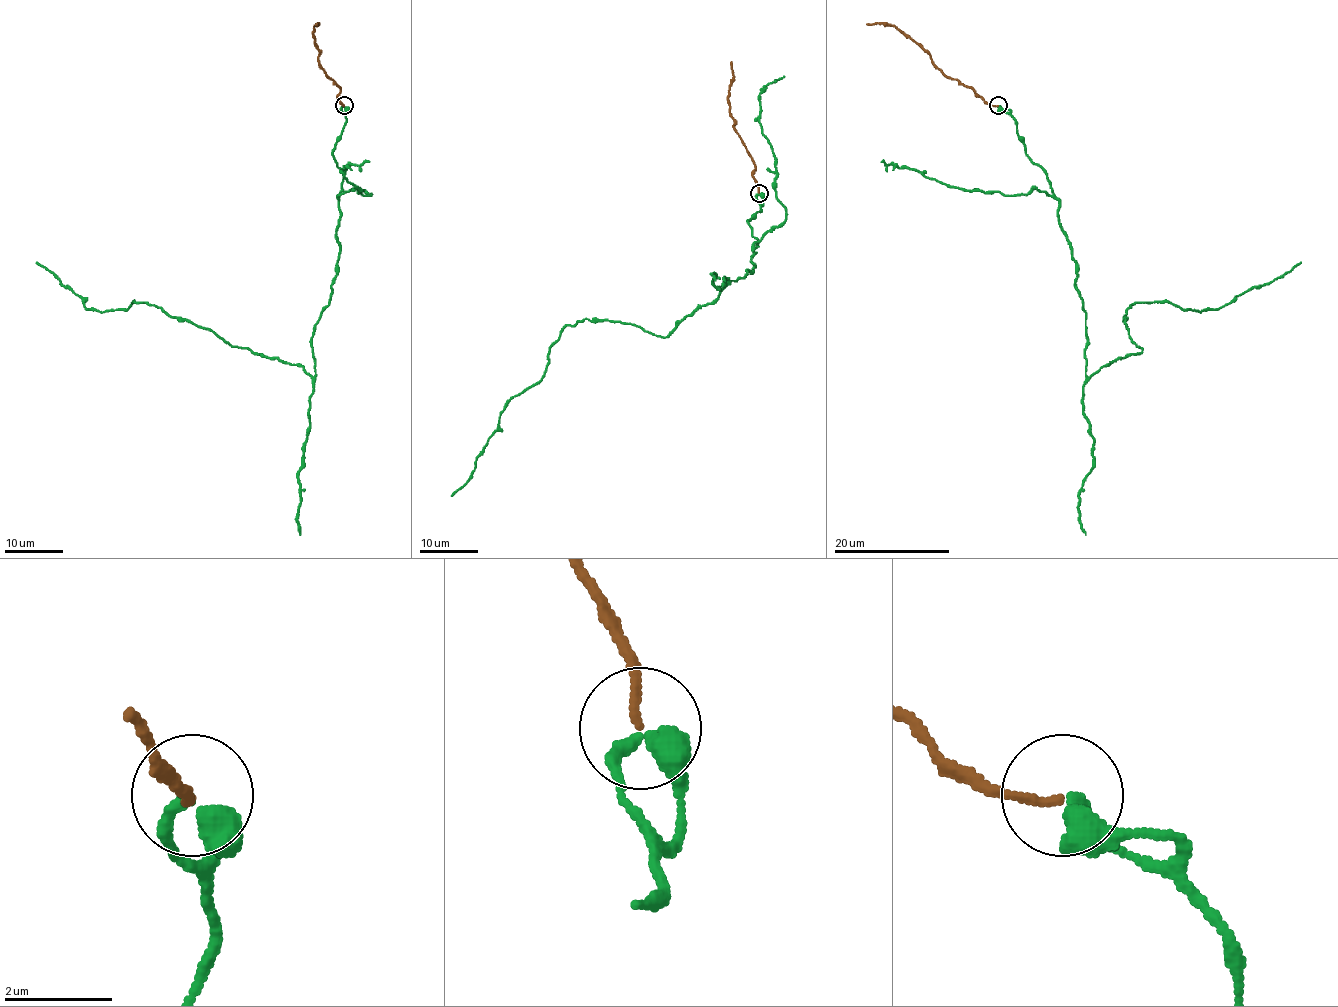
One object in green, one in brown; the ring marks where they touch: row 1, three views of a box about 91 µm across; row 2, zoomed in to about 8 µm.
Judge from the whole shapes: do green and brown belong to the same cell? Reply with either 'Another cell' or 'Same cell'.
Same cell

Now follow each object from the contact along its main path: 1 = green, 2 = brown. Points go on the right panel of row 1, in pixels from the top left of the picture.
1: (999, 106), (1058, 201), (1086, 313), (1089, 377), (1142, 351), (1125, 323), (1131, 304), (1216, 310), (1300, 262)
2: (997, 106), (990, 106), (970, 88), (945, 75), (926, 52), (894, 26), (867, 24)

